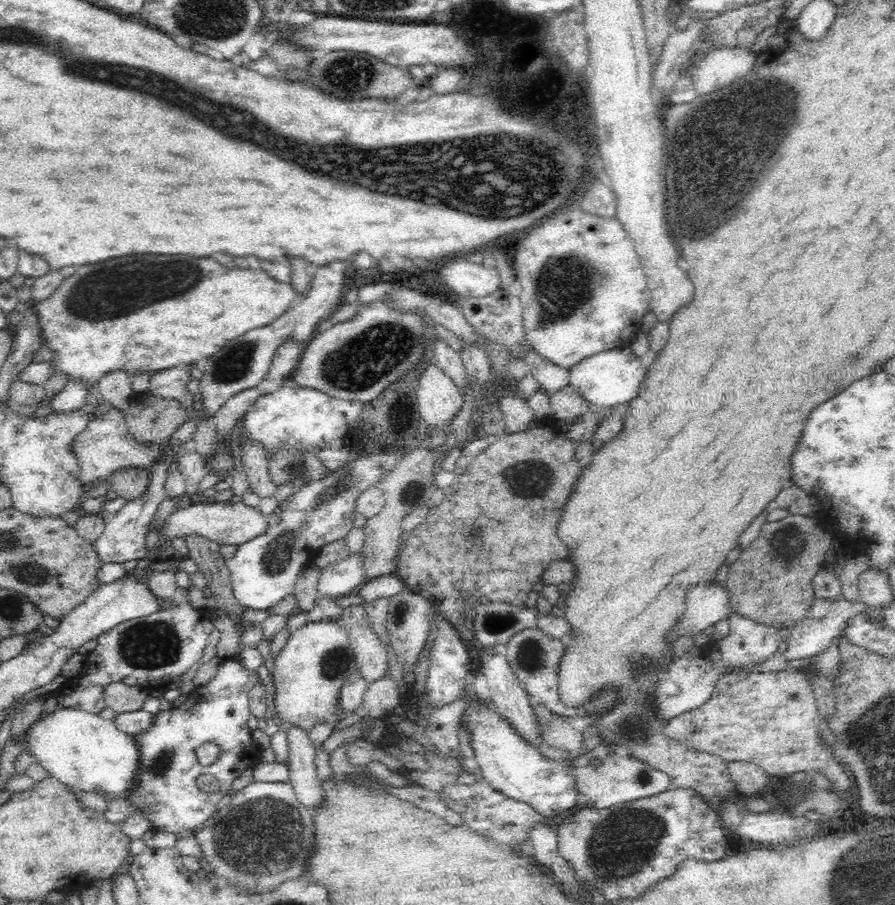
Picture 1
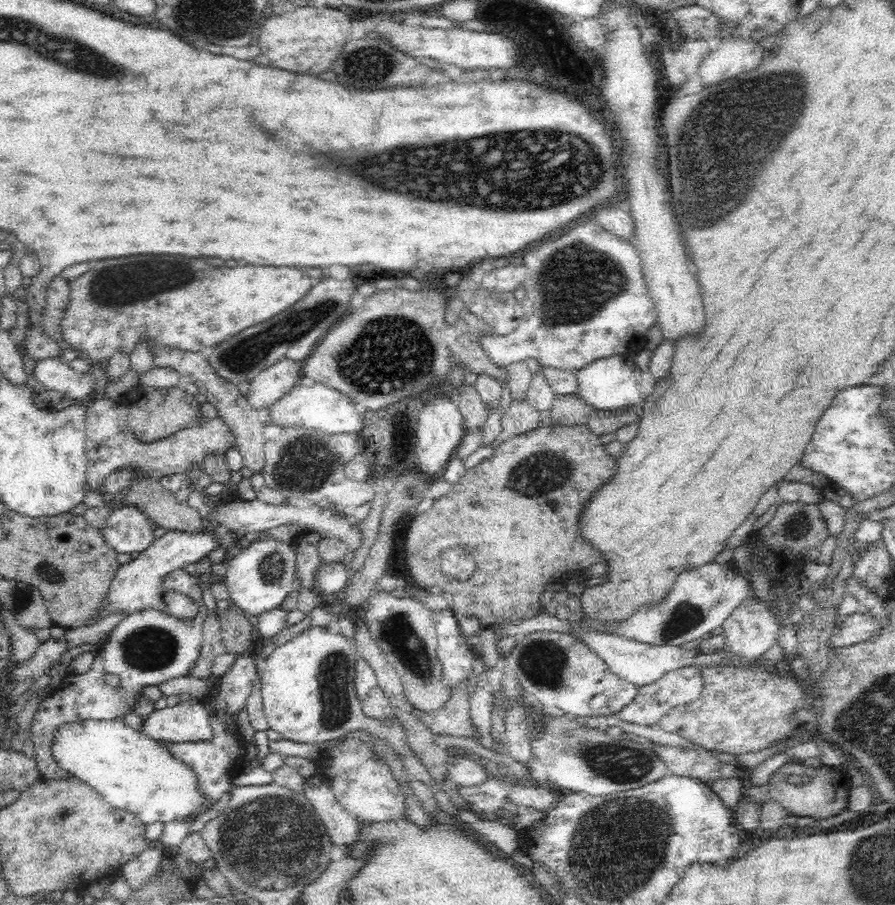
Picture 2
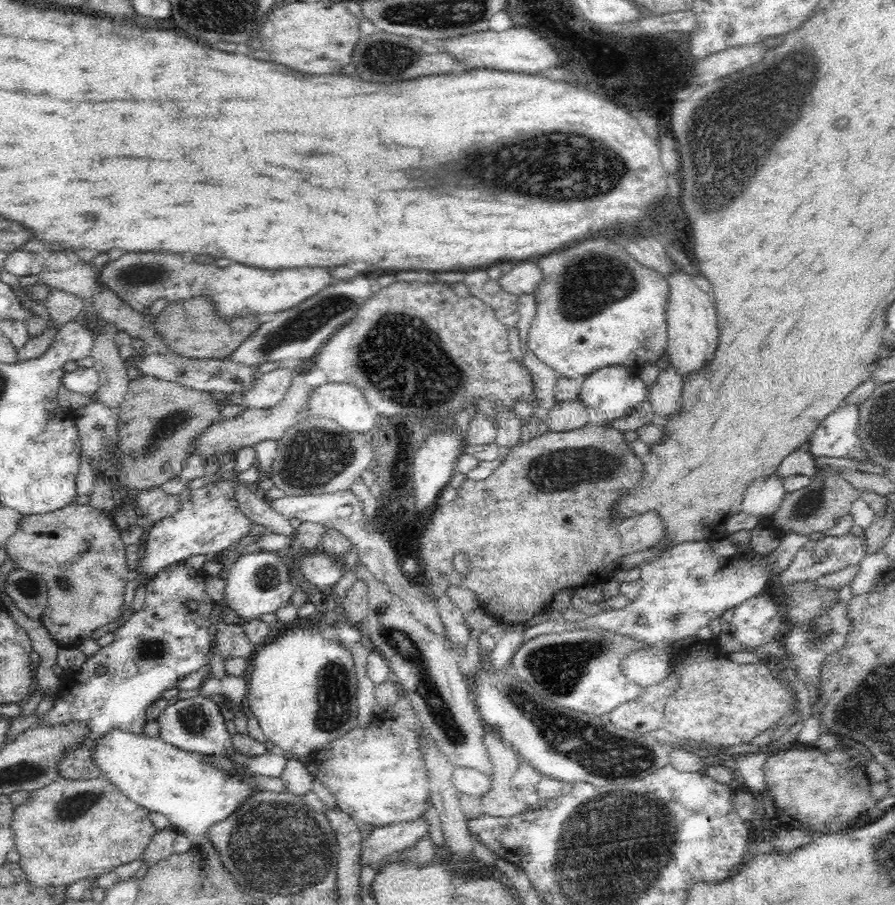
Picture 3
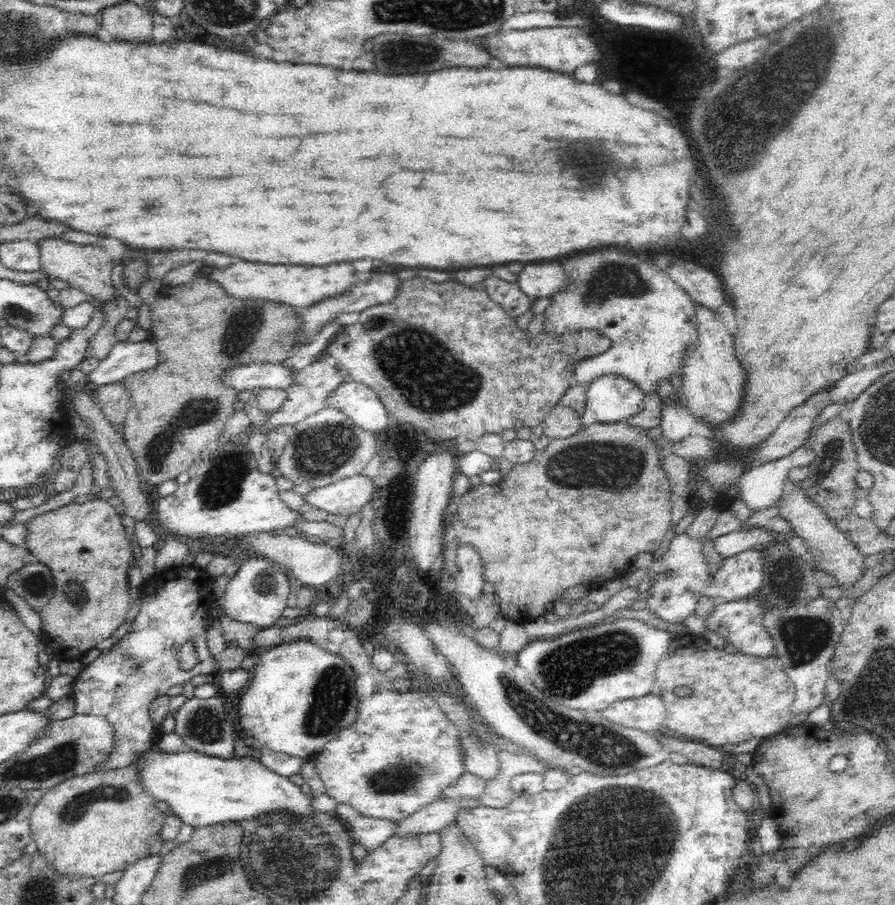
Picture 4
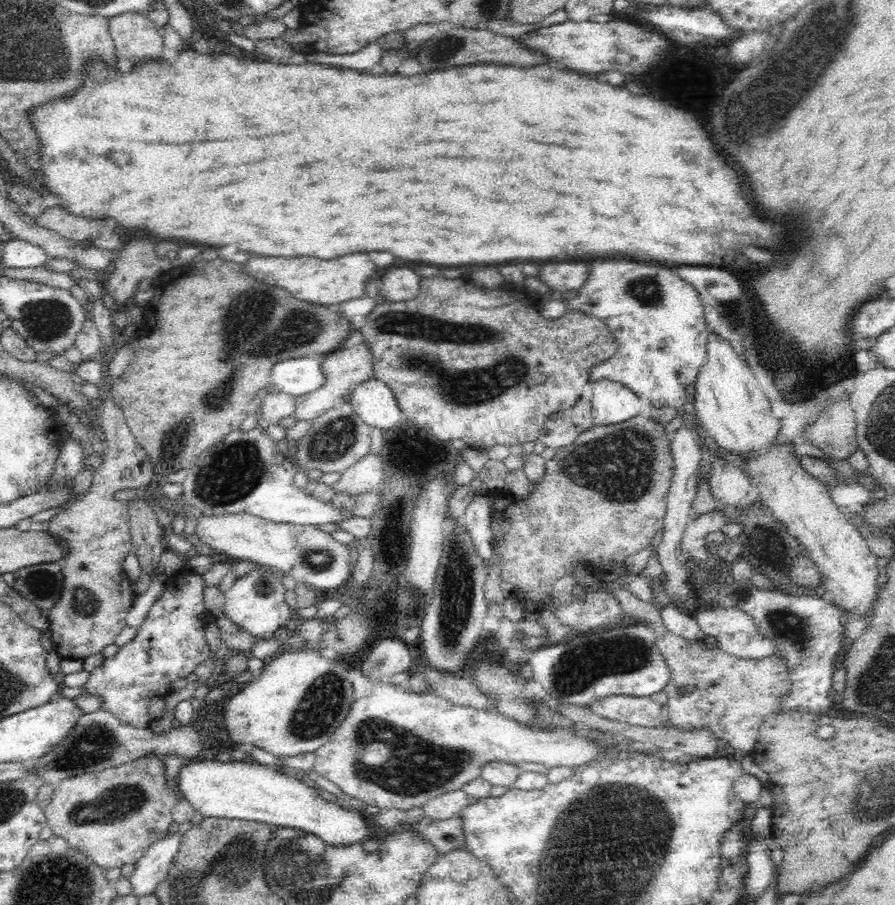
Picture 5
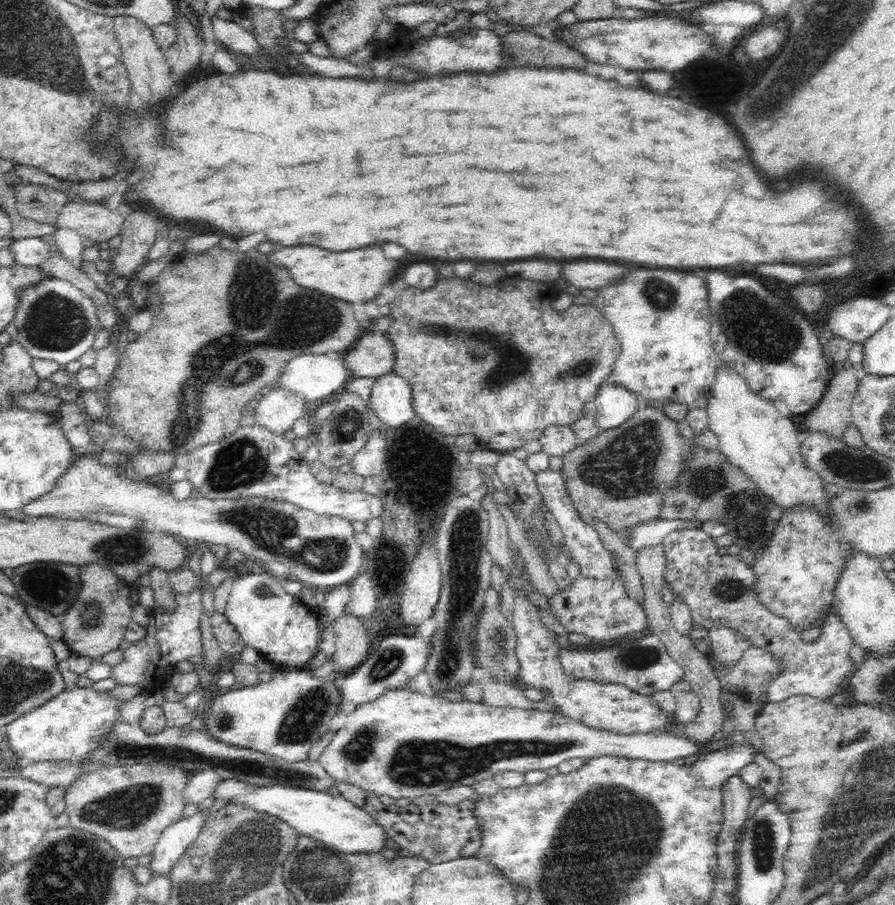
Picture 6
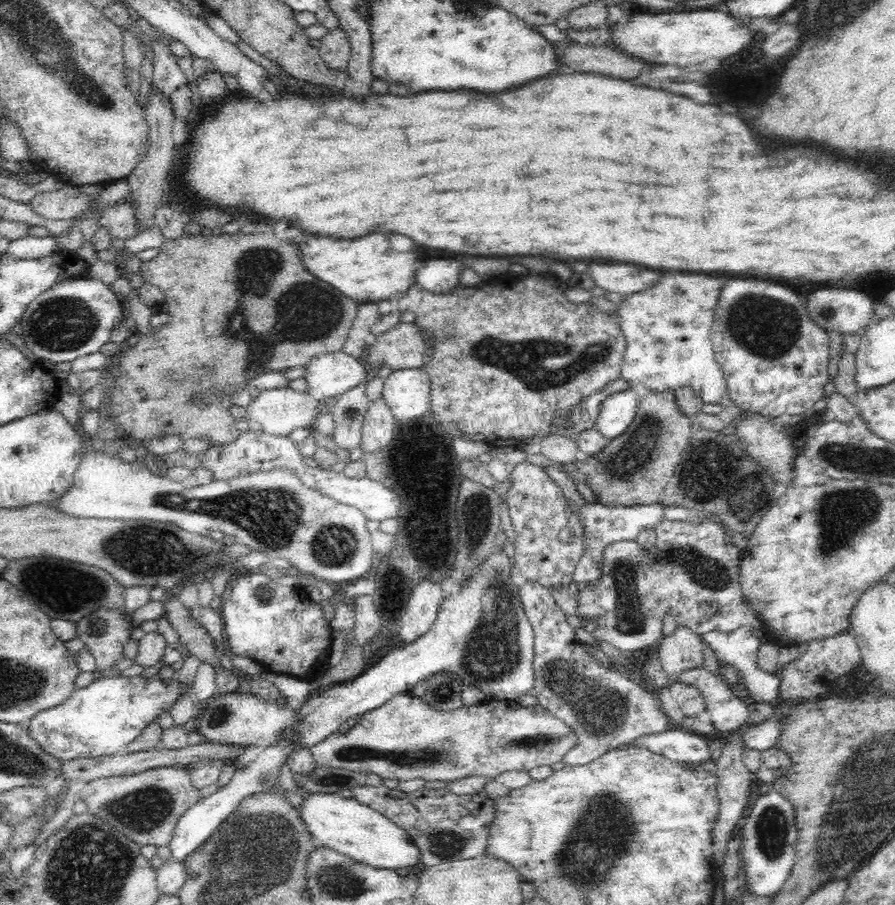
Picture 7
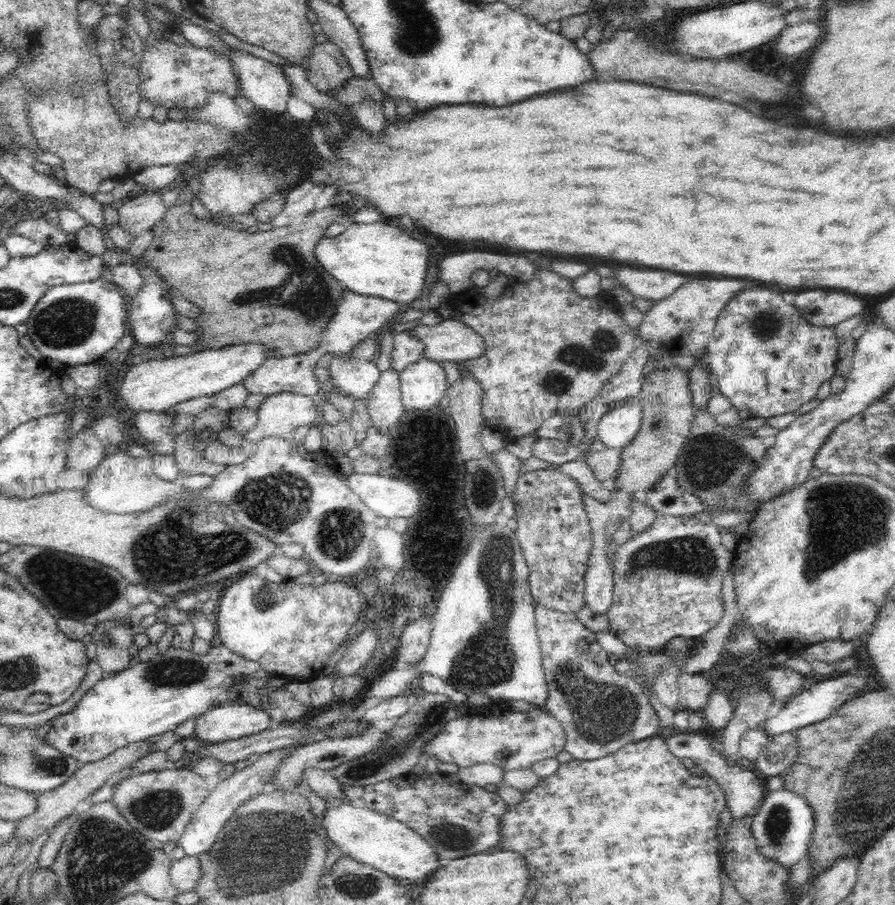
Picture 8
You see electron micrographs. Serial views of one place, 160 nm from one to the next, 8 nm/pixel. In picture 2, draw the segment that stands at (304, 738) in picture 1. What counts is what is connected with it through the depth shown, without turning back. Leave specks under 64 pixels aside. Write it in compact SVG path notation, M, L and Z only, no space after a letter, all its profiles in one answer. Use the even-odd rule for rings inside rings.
M306 779L302 793L322 819L333 844L344 852L350 852L351 846L359 835L360 821L358 818L340 805L332 789L324 782L316 786Z

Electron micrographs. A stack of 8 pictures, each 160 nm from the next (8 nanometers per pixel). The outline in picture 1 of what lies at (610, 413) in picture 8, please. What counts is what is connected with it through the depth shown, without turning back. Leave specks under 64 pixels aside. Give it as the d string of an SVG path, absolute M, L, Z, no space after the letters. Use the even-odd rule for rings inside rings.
M630 346L621 349L606 349L604 352L586 357L569 368L569 384L572 385L590 404L598 404L604 410L617 404L629 403L638 396L639 388L645 379L647 368Z

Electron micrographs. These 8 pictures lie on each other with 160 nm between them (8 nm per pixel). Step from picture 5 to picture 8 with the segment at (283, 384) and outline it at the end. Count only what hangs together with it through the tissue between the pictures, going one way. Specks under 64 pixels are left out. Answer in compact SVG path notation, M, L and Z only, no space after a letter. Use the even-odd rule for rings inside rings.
M340 354L330 355L324 364L329 367L329 378L335 390L358 400L370 396L381 375L375 361L356 360Z

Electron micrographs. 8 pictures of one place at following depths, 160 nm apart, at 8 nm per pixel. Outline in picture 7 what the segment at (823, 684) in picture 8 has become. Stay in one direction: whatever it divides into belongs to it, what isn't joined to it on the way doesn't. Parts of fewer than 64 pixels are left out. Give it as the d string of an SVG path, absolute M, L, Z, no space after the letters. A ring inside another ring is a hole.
M774 712L774 716L767 718L766 721L757 725L748 725L742 735L743 746L746 748L753 748L762 752L768 748L775 746L775 742L779 737L781 731L781 718L783 712Z

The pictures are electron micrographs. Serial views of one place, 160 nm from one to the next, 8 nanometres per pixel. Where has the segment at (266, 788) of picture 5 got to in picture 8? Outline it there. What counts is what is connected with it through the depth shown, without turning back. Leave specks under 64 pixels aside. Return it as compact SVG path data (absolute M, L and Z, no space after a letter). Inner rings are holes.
M341 803L337 807L328 806L320 819L326 838L342 850L342 856L367 864L403 882L418 887L442 865L435 848L423 836L418 836L406 824L400 824L381 812L366 807L358 808L351 803Z

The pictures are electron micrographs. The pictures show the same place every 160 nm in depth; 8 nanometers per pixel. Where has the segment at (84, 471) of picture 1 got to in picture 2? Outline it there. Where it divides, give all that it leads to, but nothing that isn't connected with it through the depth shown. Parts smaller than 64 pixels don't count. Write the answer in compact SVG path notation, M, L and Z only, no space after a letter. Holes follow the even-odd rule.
M112 399L94 400L86 408L85 452L87 459L87 489L98 490L112 472L122 469L144 470L152 479L171 474L184 474L190 469L203 468L206 454L224 454L228 448L236 447L234 435L222 418L217 417L172 434L152 444L143 444L134 437L128 427L127 406Z

